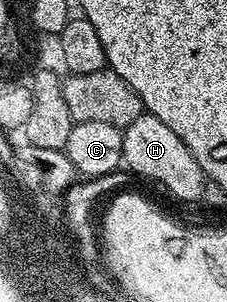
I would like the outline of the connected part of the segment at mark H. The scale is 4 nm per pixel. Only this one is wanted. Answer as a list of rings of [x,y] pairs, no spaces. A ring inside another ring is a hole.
[[[143,113],[122,131],[122,162],[135,176],[143,175],[146,179],[155,179],[162,187],[167,187],[172,194],[184,202],[201,200],[202,188],[207,183],[207,176],[202,173],[202,166],[192,157],[188,145],[164,125],[155,115]]]

